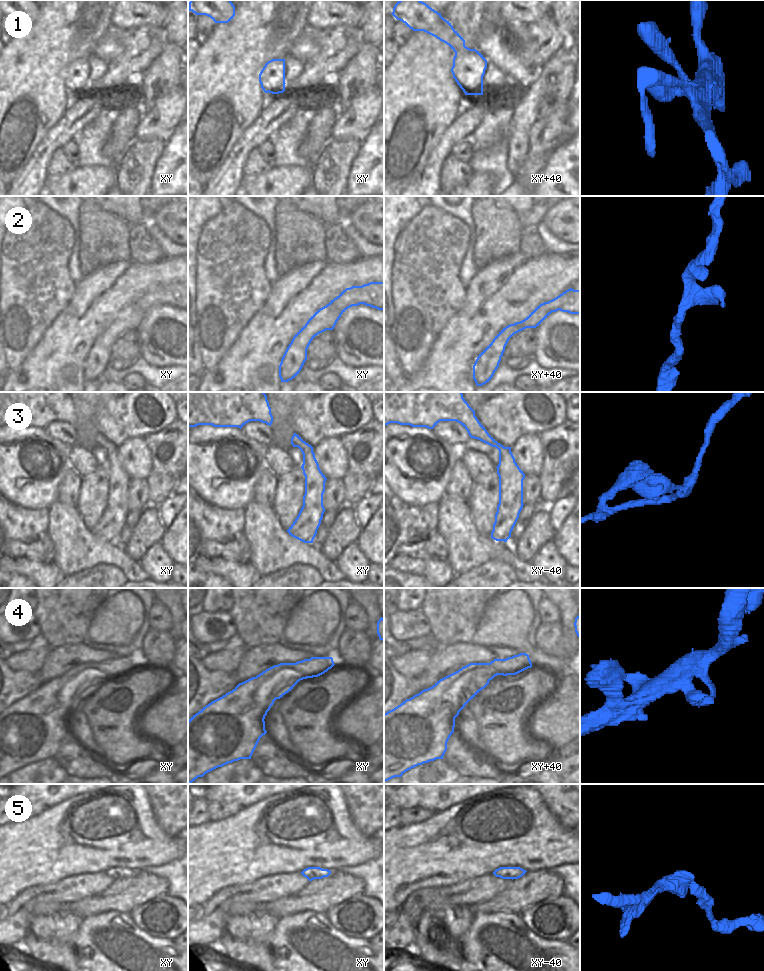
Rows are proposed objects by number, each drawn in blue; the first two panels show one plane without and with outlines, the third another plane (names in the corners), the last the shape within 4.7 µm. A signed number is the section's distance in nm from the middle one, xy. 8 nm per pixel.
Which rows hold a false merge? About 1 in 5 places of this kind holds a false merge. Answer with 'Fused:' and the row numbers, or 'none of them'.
Fused: none of them

